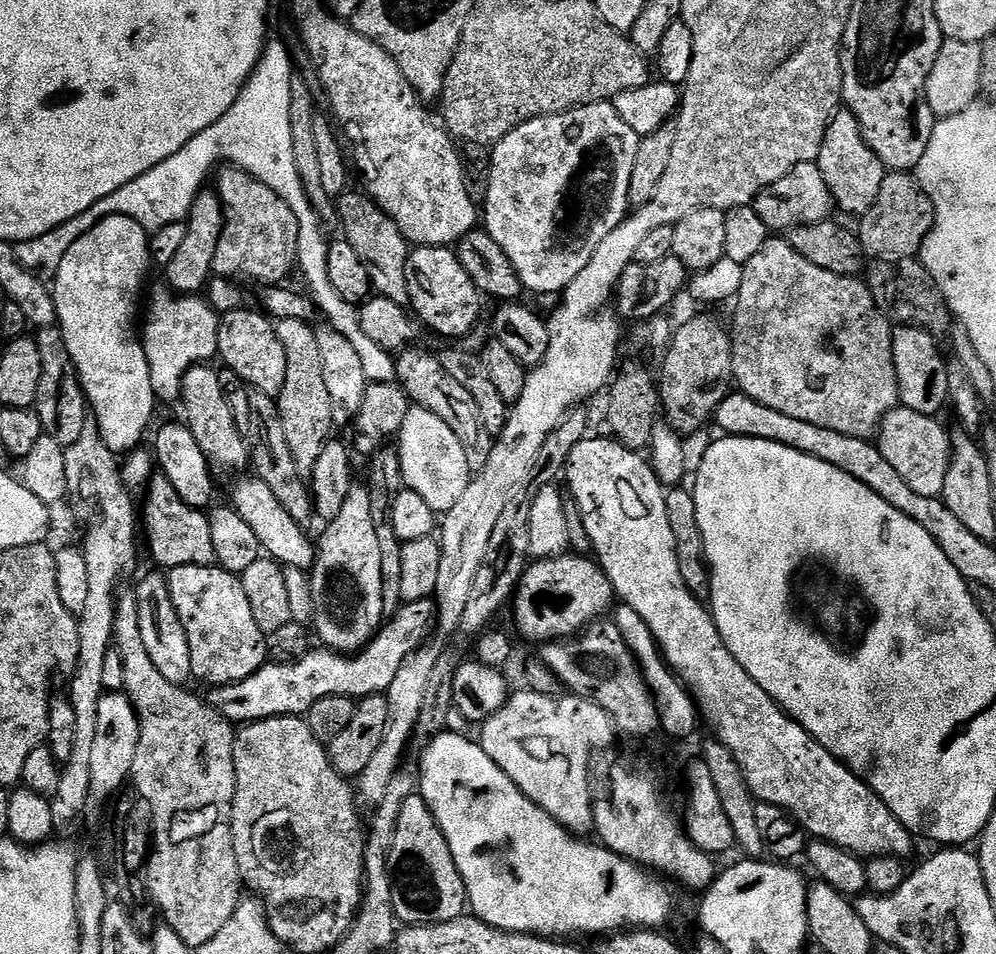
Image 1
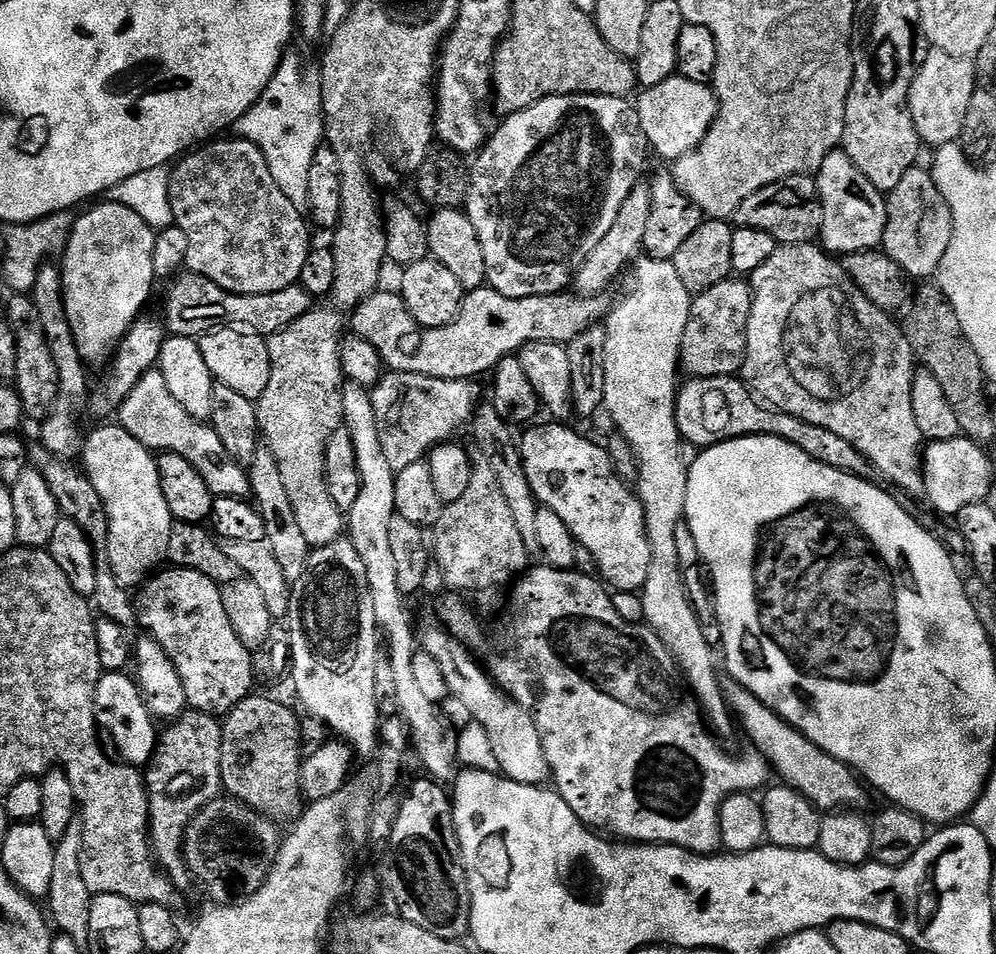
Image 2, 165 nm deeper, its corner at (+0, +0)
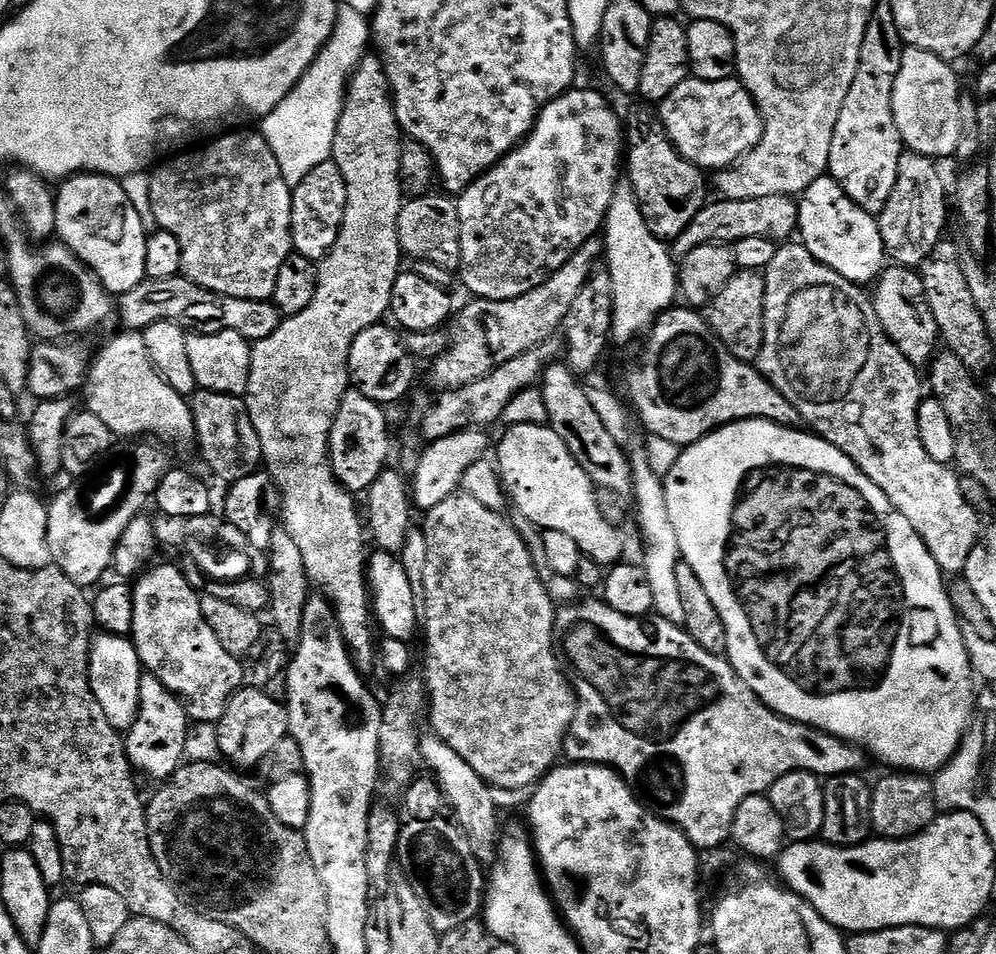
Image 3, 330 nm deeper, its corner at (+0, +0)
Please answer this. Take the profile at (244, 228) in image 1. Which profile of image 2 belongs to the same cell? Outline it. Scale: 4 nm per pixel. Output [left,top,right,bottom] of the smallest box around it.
[168,138,310,294]

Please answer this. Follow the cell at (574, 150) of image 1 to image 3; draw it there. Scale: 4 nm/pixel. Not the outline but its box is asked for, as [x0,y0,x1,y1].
[456,86,626,300]

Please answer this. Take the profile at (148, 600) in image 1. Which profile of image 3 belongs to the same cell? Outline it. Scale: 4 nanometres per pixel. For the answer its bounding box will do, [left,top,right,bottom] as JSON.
[126,674,190,782]

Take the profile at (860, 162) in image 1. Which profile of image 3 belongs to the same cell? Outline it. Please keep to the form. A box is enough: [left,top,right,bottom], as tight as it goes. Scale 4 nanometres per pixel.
[798,176,886,286]

